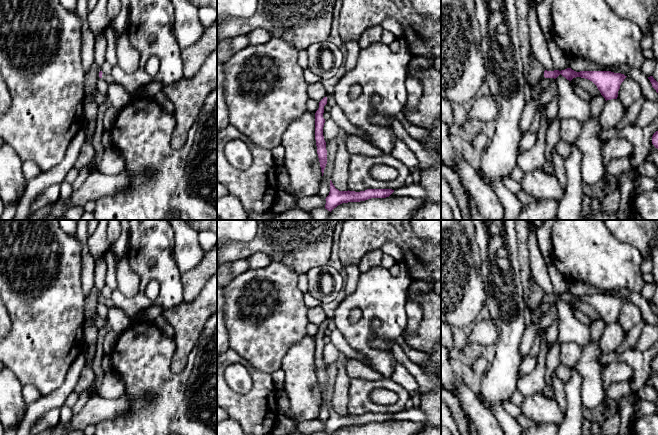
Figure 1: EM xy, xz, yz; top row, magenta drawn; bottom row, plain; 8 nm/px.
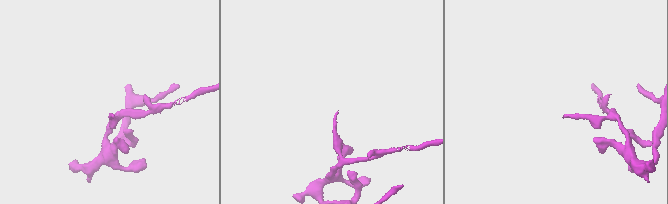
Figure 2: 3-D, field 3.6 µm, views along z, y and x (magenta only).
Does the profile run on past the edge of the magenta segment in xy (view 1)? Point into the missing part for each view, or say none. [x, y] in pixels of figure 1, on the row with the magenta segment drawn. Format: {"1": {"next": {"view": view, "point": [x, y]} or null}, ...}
{"1": {"next": null}}

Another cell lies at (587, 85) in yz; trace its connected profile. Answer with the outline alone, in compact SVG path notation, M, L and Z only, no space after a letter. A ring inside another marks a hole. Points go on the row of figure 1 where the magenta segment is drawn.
M576 77L571 80L572 83L582 87L586 92L588 92L592 97L602 96L597 86L590 80Z

